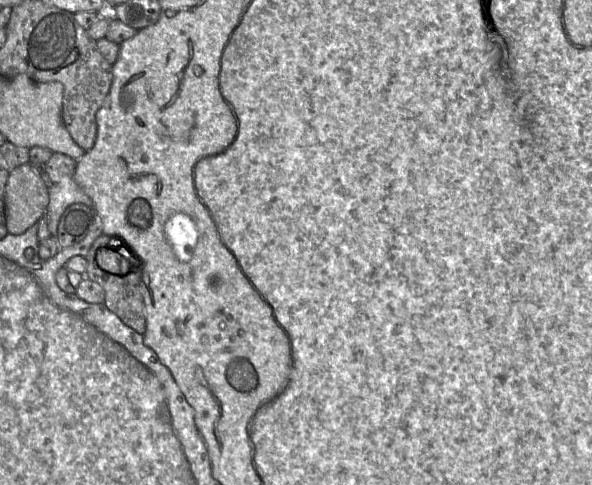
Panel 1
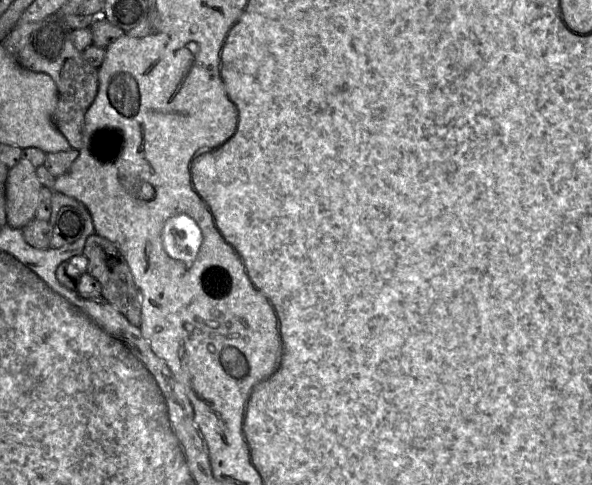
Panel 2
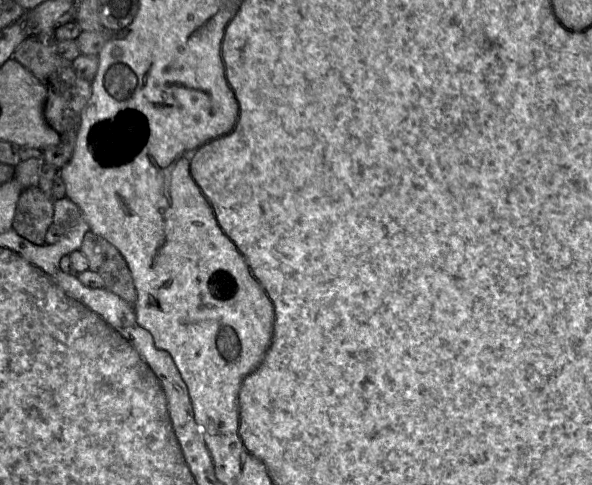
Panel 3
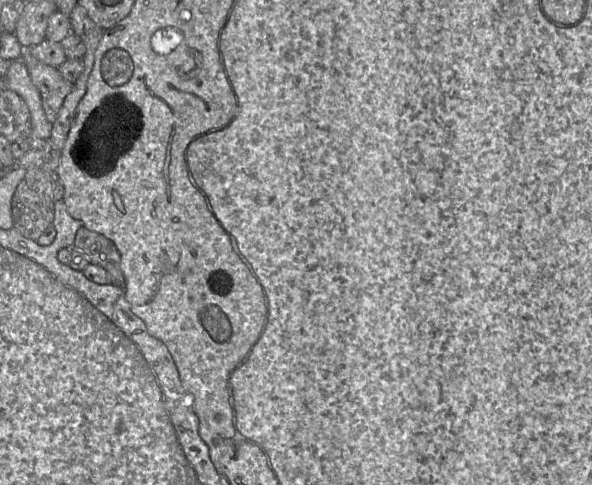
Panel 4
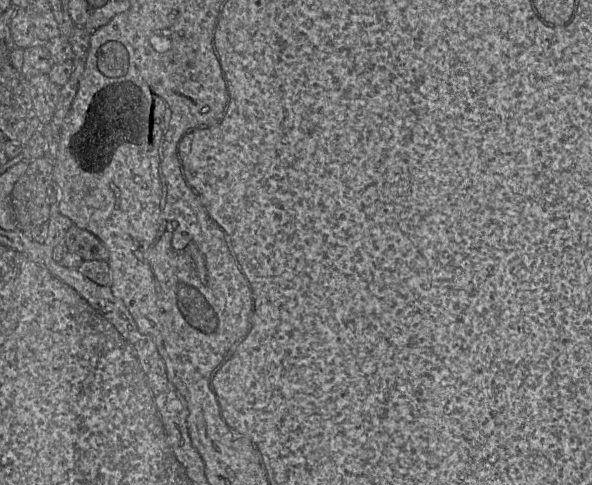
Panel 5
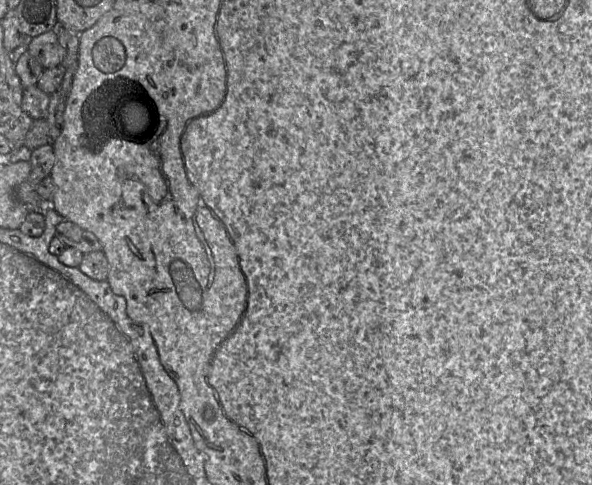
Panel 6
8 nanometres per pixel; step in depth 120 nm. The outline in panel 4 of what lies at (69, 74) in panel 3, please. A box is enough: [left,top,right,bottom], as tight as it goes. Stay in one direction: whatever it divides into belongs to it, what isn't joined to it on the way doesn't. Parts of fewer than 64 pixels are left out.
[21,48,73,124]

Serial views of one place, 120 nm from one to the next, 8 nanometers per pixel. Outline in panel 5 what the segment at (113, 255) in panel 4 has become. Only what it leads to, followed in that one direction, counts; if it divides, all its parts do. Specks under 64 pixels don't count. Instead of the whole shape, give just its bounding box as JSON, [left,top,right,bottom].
[64,225,108,261]

